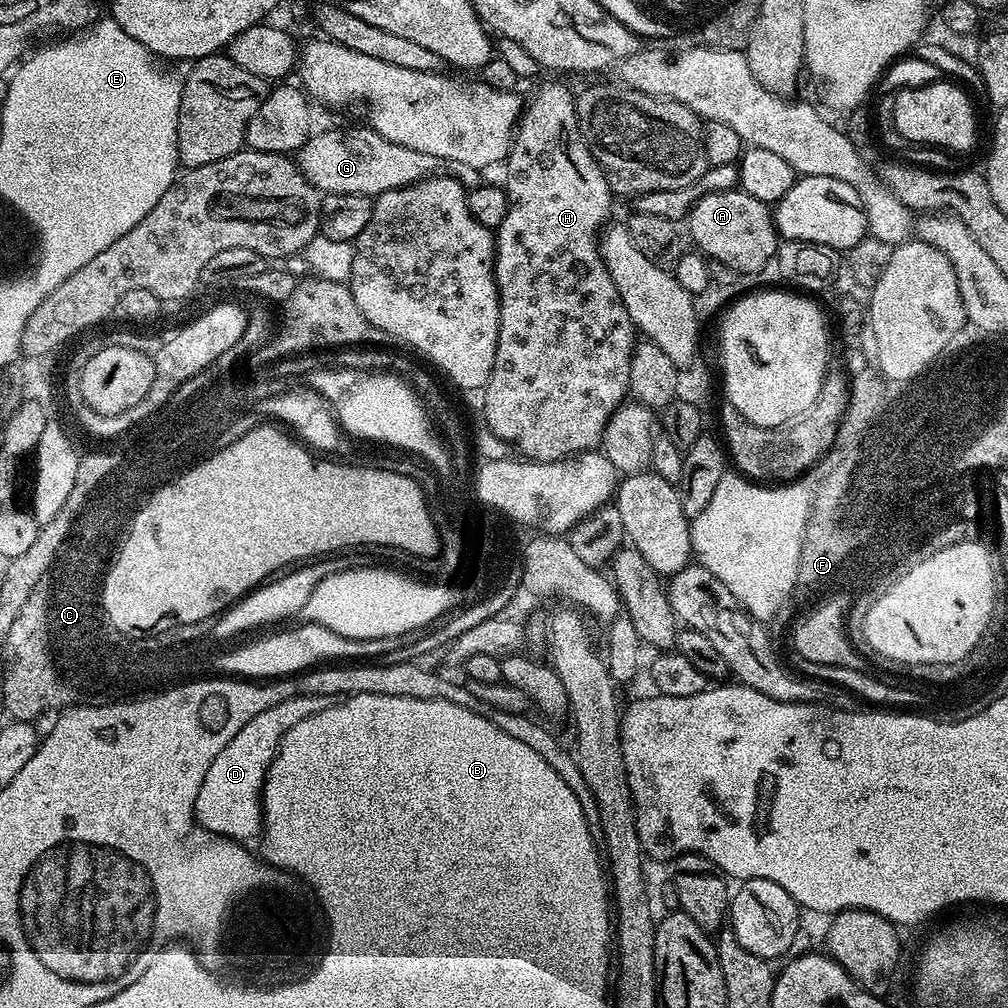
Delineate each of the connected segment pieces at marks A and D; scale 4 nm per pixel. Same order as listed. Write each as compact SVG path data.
M739 190L710 192L701 197L686 217L688 232L708 260L725 263L736 273L760 272L773 263L778 243L774 212L769 205Z
M302 695L260 711L234 736L226 749L214 758L202 780L195 799L197 825L214 836L236 842L257 839L263 831L263 790L269 766L277 754L282 738L291 726L347 699L344 695Z

